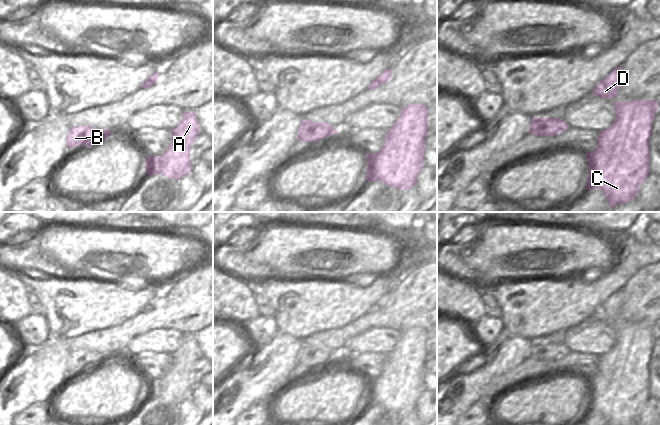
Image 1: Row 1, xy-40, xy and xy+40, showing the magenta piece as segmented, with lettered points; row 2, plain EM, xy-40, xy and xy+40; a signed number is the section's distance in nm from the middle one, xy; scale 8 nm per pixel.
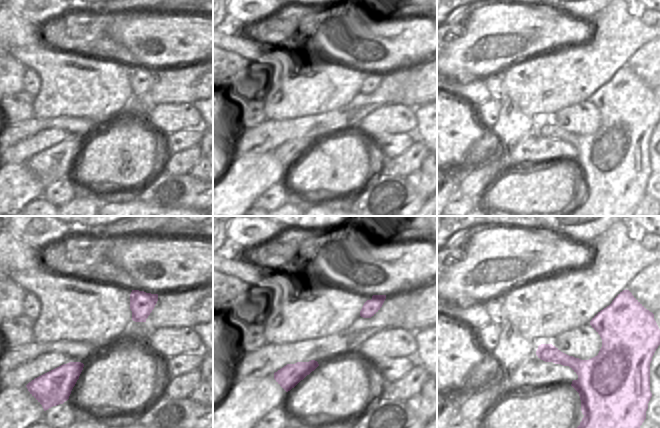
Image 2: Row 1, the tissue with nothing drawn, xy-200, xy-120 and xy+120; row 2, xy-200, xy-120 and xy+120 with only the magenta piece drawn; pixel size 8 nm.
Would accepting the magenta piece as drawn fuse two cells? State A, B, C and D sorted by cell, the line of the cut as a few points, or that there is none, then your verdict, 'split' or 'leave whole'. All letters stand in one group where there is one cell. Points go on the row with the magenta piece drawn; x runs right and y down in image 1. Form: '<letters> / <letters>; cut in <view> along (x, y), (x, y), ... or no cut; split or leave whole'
A B C D; no cut; leave whole

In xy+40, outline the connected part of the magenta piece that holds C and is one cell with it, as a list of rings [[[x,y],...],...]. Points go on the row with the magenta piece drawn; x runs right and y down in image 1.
[[[631,100],[613,104],[616,107],[614,123],[599,133],[598,147],[593,152],[588,151],[585,154],[589,168],[586,188],[601,190],[611,208],[635,199],[642,183],[650,174],[648,141],[659,107],[655,100]]]

